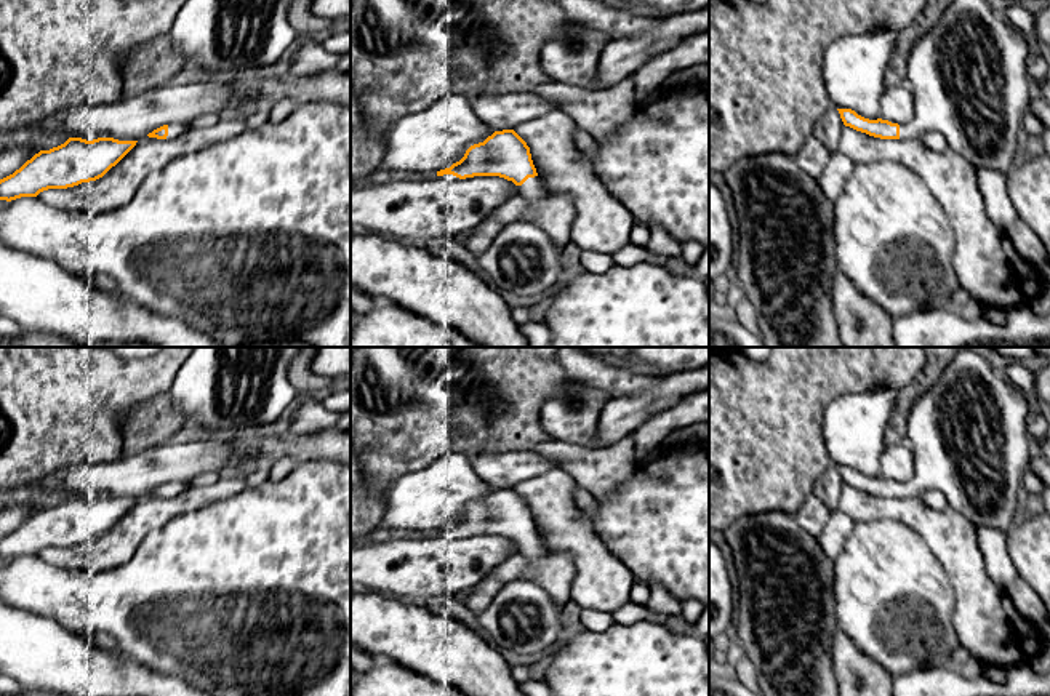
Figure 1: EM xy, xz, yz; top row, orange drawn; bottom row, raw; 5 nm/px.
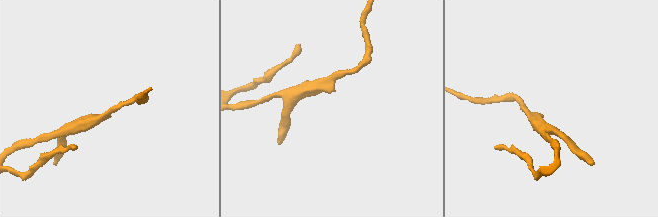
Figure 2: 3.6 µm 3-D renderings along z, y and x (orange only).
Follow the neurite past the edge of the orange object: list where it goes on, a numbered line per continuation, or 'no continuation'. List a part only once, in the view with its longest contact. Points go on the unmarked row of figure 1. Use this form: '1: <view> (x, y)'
1: xz (533, 549)

